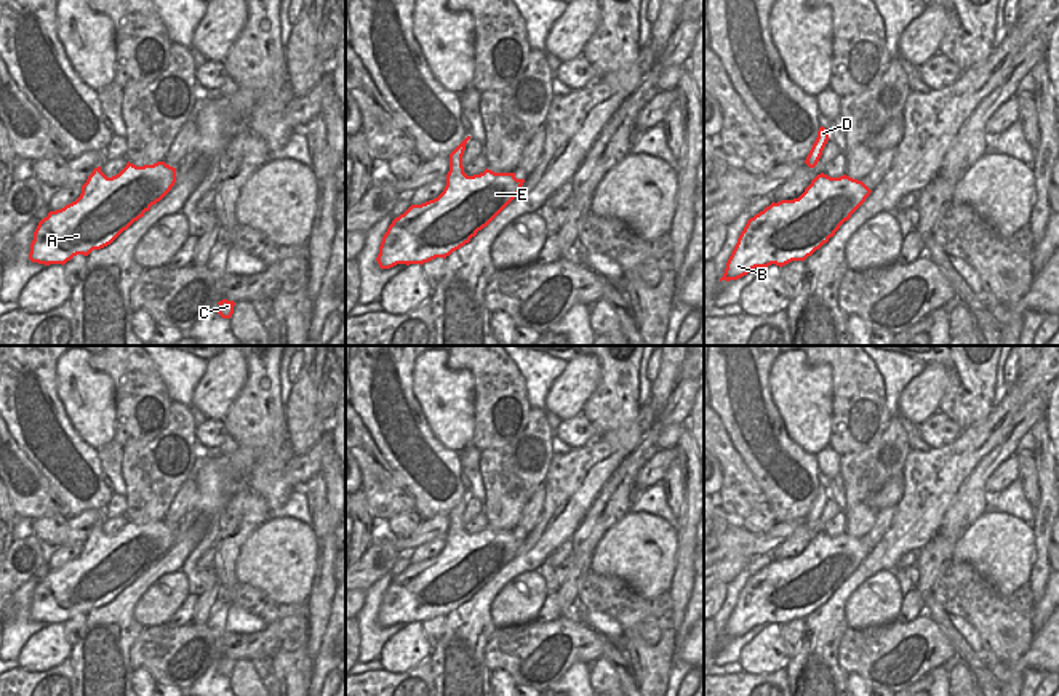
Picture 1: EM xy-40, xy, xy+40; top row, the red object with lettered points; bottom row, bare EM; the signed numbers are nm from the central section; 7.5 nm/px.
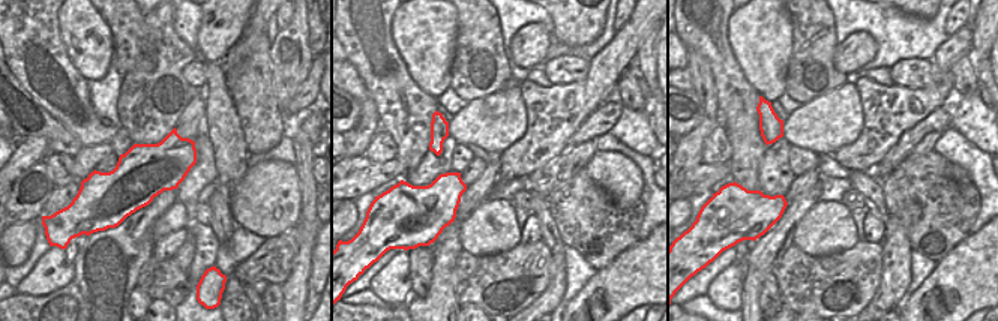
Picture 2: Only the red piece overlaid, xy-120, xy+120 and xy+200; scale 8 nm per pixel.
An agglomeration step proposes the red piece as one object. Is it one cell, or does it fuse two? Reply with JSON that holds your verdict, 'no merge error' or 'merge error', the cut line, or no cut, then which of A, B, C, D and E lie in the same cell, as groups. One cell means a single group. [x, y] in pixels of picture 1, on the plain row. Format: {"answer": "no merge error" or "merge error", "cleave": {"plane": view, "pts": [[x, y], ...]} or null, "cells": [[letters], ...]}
{"answer": "no merge error", "cleave": null, "cells": [["A", "B", "C", "D", "E"]]}

